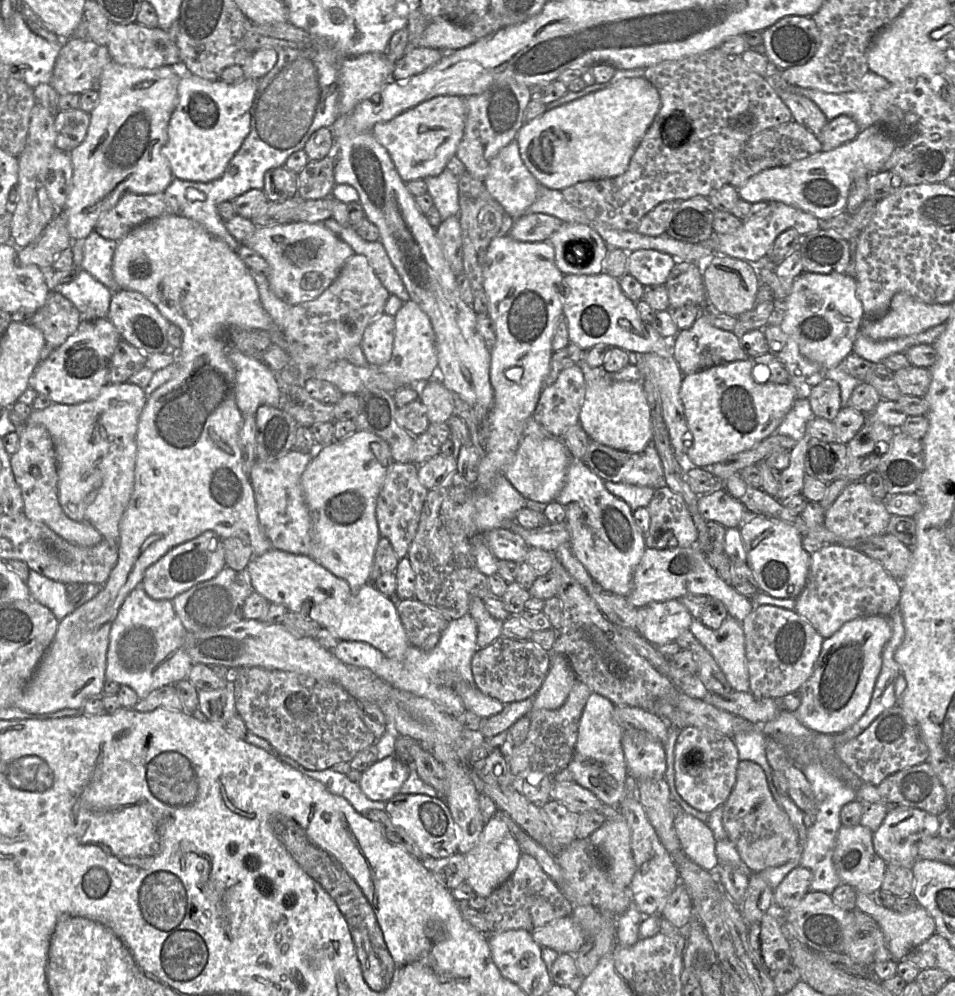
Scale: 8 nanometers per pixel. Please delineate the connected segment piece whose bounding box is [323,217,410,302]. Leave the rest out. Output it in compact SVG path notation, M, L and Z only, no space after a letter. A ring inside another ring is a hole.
M332 217L324 220L323 224L341 240L349 244L355 254L364 255L367 258L382 285L390 294L398 296L403 302L410 299L398 272L379 240L364 240L357 234L353 226L341 226Z

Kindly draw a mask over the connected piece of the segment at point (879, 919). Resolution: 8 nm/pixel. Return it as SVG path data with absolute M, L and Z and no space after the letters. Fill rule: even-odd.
M856 892L856 908L878 923L896 962L936 933L934 919L922 906L909 913L899 913L877 904L871 895Z

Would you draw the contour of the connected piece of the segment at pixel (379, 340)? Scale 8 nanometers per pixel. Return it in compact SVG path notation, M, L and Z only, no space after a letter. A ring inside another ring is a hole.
M385 313L376 317L365 328L359 345L370 365L379 366L390 360L394 333L394 317Z

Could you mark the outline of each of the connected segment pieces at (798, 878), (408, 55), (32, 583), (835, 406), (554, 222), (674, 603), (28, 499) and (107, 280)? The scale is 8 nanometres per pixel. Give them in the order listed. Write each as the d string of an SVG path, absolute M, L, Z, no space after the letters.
M796 867L774 888L773 902L783 909L796 906L810 891L812 878L813 874L809 869Z
M408 41L406 52L395 63L392 80L405 81L414 75L422 73L439 62L444 54L442 50L437 48L410 48Z
M30 570L27 585L30 598L50 609L59 622L75 609L67 599L66 584Z
M824 378L809 389L807 398L815 416L832 421L841 409L839 385L831 378Z
M524 214L514 220L509 235L522 242L548 241L562 224L559 218L548 214Z
M679 599L652 602L638 609L638 632L655 646L663 645L675 642L693 619Z
M27 424L17 429L18 450L11 455L11 467L24 503L24 514L33 521L47 525L64 540L81 546L91 547L102 540L101 534L88 523L74 521L66 516L58 498L58 466L52 438L47 429L38 424Z
M95 230L85 239L80 268L91 274L112 293L119 288L112 274L112 261L117 242L101 237Z

